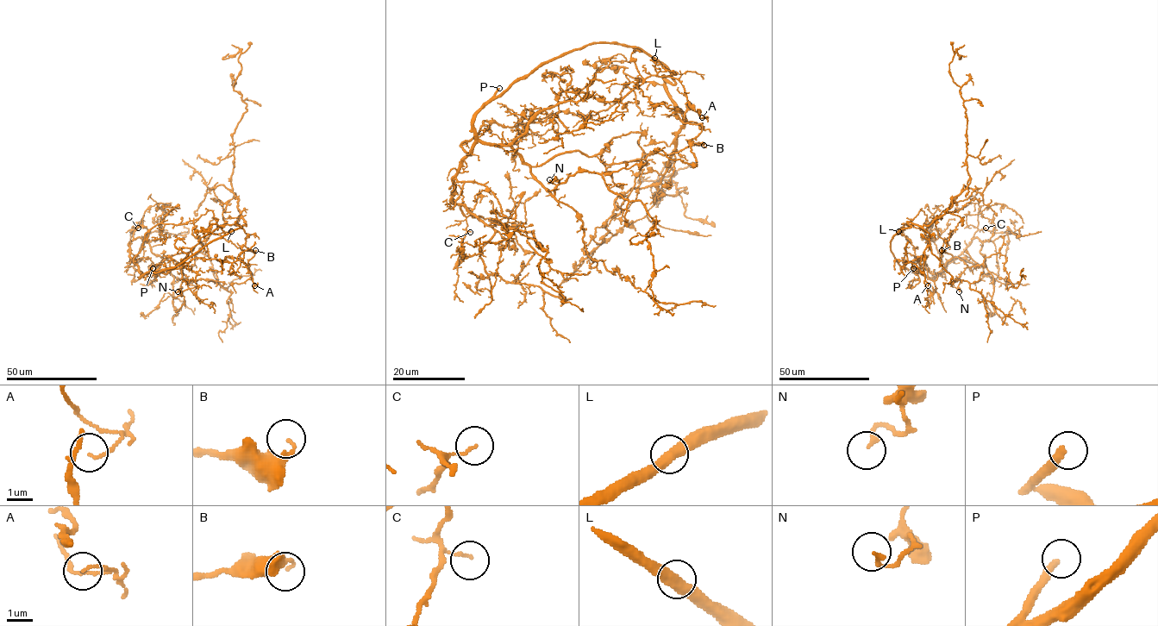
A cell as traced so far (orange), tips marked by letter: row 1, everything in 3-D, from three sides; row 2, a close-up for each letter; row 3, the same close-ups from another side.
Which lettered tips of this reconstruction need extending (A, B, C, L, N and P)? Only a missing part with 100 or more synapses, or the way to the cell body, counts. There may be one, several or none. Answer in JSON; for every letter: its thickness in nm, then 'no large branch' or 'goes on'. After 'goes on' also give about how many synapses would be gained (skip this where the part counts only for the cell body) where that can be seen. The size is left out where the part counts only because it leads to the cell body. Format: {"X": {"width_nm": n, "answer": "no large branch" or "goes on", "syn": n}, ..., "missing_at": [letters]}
{"A": {"width_nm": 100, "answer": "no large branch"}, "B": {"width_nm": 110, "answer": "no large branch"}, "C": {"width_nm": 90, "answer": "no large branch"}, "L": {"width_nm": 400, "answer": "no large branch"}, "N": {"width_nm": 180, "answer": "no large branch"}, "P": {"width_nm": 300, "answer": "goes on"}, "missing_at": ["P"]}

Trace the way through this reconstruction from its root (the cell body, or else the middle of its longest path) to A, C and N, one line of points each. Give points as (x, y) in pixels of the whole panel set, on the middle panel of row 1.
A: (610, 142), (537, 166), (511, 146), (539, 113), (578, 92), (620, 102), (651, 75), (677, 78), (702, 117)
C: (610, 142), (591, 156), (560, 153), (537, 166), (509, 146), (478, 142), (453, 178), (451, 199), (470, 232)
N: (610, 142), (591, 156), (578, 151), (560, 153), (530, 168), (530, 174), (553, 195), (560, 181), (549, 179)

